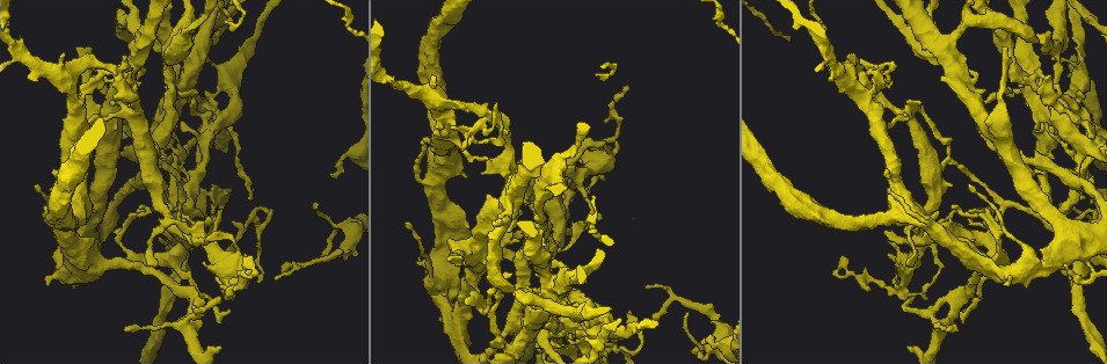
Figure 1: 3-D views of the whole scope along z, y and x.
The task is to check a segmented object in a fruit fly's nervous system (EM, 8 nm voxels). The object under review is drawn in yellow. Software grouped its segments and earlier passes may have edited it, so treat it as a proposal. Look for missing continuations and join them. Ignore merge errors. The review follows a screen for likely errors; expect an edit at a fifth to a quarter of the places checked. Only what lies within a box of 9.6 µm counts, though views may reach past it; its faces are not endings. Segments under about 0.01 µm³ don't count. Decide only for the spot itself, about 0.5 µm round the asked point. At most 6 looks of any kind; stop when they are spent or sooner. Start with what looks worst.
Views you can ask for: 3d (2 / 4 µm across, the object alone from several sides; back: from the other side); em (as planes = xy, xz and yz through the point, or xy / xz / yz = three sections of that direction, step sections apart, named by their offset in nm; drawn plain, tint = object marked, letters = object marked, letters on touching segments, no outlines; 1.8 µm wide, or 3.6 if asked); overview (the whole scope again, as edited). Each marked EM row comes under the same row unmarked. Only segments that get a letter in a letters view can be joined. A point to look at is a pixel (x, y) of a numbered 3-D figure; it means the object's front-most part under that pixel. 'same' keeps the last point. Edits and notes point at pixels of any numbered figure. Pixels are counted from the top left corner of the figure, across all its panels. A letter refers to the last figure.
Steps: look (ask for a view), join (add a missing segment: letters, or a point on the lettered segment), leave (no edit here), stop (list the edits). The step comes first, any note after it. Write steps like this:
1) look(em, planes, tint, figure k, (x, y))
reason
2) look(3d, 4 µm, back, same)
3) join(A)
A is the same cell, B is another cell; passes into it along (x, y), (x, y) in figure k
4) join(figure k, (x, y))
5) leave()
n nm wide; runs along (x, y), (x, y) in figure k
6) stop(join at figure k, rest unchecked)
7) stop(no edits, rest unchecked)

look(3d, 4 µm, figure 1, (554, 318))
calibre changes

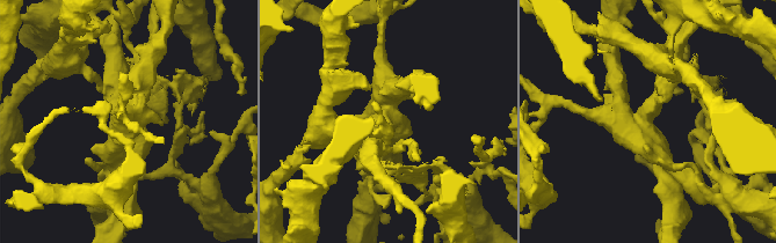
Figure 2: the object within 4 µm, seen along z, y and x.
look(em, xy, step 8, letters, figure 2, (390, 115))

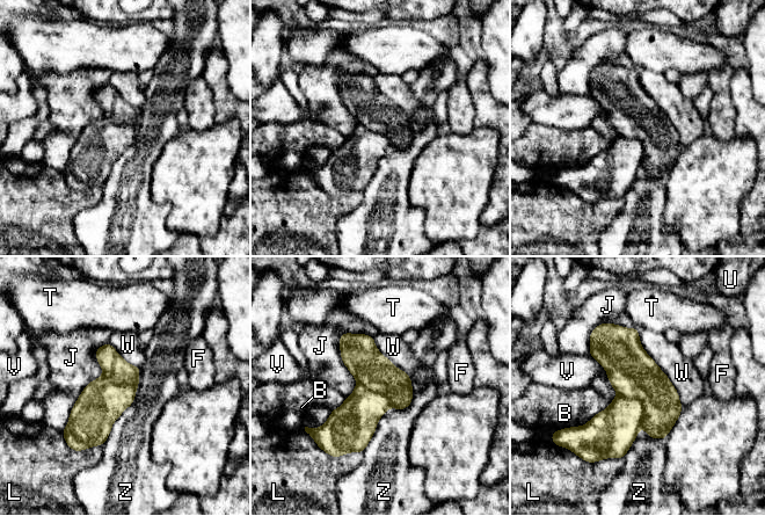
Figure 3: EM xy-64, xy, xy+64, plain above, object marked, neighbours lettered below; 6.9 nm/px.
look(em, planes, letters, same)
another direction

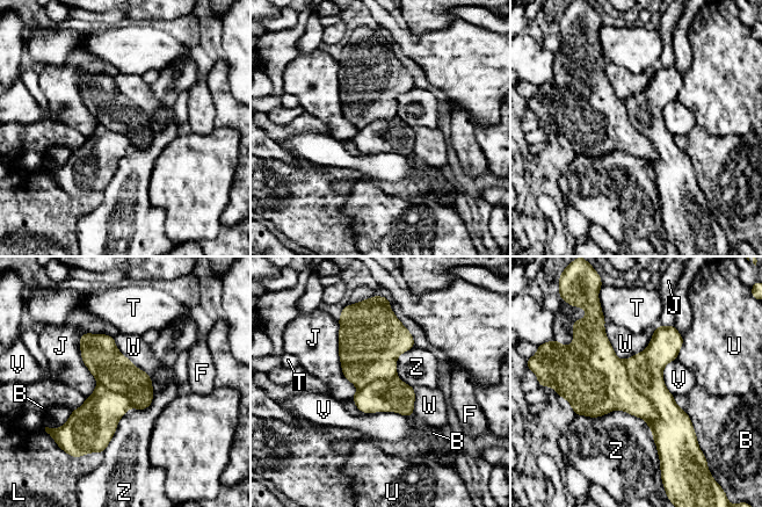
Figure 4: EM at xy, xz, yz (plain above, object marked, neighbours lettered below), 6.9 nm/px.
leave()
Z touches over 700 nm; B, F, J, L, T, U, V, W and Z are other cells; border along (577, 414), (640, 417), (660, 464) in figure 4; none of them fits

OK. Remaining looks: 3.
look(3d, 4 µm, figure 1, (584, 225))
branch stops here

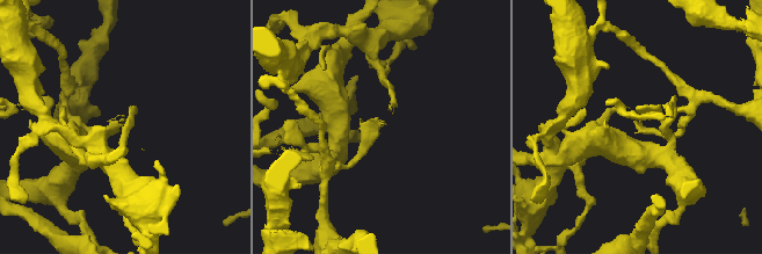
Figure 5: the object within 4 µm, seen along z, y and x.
look(em, xz, step 4, tint, figure 5, (640, 124))
shape alone is not enough

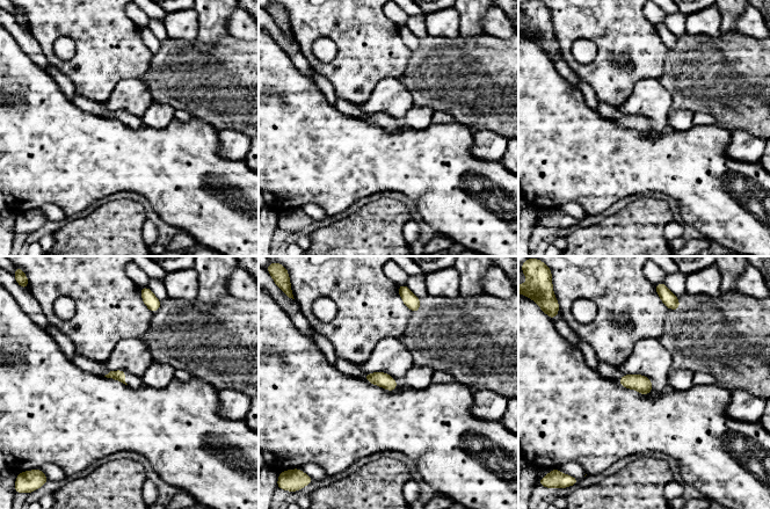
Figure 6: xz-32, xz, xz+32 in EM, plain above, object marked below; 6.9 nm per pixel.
look(em, planes, letters, same)

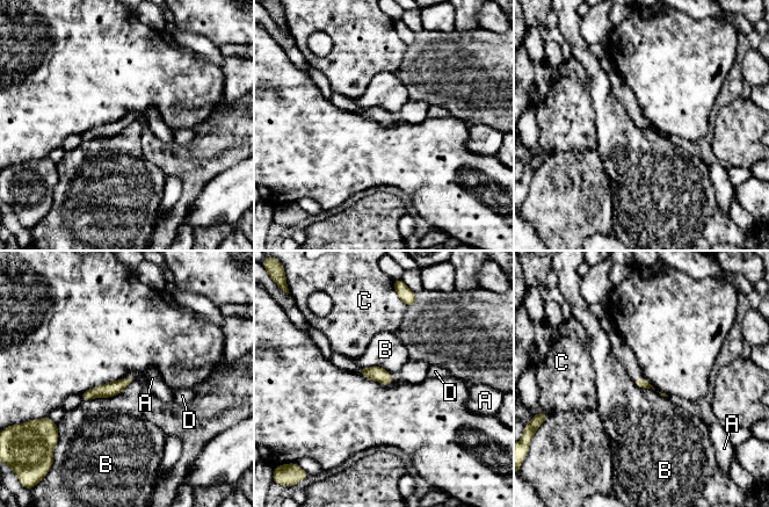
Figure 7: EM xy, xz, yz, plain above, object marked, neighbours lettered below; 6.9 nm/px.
leave()
80 nm wide; A, B, C and D are other cells; border along (135, 378), (113, 396), (82, 400) in figure 7; none of them fits

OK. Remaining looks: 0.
stop(no edits, rest unchecked)

